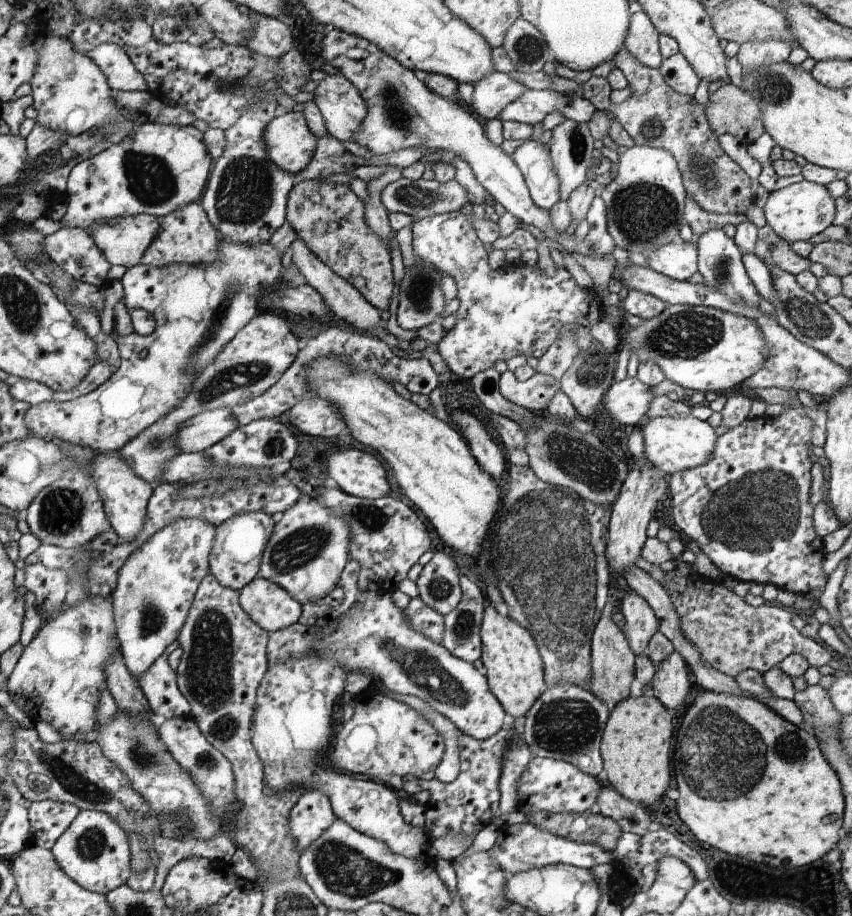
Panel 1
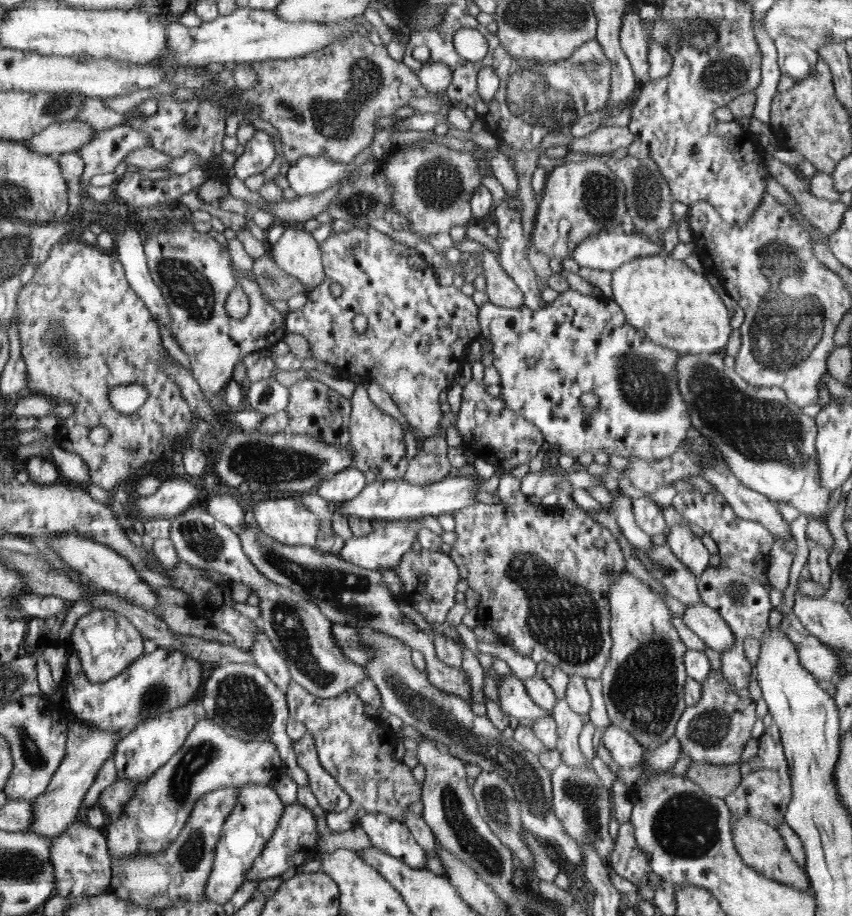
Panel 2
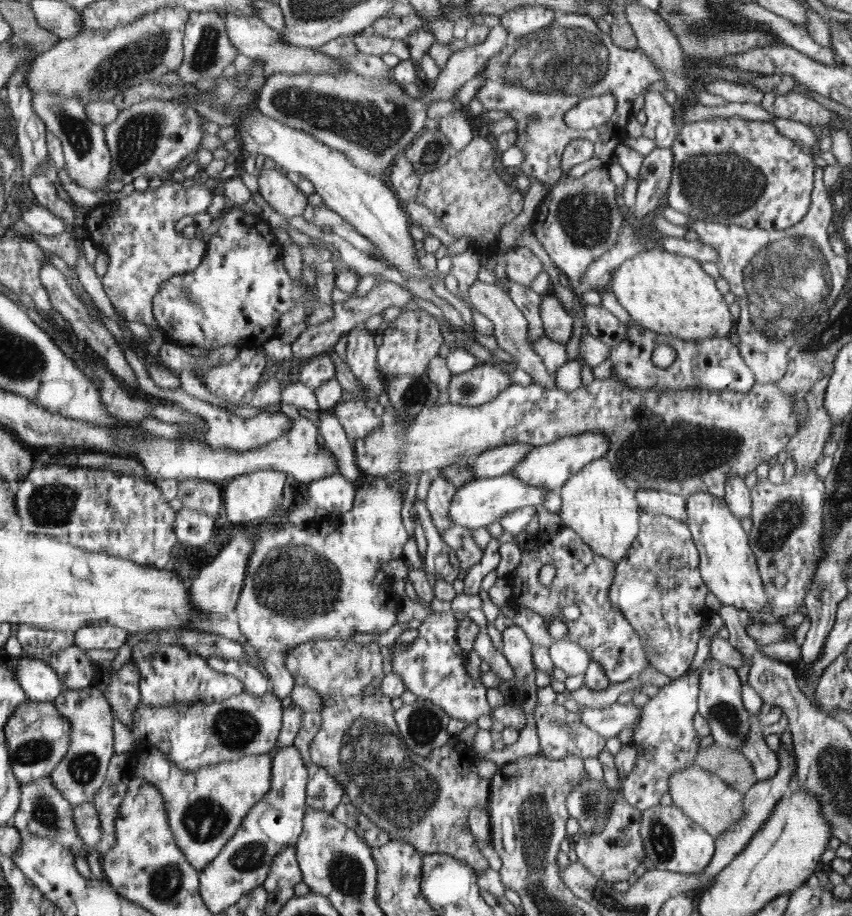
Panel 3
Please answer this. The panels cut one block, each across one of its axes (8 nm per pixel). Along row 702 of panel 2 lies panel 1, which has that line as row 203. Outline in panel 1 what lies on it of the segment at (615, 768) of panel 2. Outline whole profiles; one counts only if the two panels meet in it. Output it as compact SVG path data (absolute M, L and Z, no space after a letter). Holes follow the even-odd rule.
M601 196L593 198L586 219L591 224L586 239L591 242L593 251L600 256L610 255L615 248L615 242L608 230L606 205Z

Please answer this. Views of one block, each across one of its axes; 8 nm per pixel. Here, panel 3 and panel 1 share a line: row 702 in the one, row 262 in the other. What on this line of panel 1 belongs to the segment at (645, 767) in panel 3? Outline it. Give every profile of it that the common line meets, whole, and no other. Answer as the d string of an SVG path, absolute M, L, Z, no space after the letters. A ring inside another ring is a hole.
M690 241L669 242L646 258L649 267L670 278L687 281L698 270L698 245Z

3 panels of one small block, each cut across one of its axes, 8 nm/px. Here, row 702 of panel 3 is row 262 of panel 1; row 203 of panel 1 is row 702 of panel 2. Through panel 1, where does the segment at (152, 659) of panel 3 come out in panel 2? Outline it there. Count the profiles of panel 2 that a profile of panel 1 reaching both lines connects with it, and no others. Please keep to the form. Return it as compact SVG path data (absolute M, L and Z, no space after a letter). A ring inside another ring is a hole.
M196 696L182 708L176 708L176 710L162 714L156 719L146 720L136 730L121 737L117 742L117 750L114 750L112 756L117 765L117 780L126 778L130 782L143 783L156 774L161 767L164 767L181 750L190 731L196 726L194 710L198 699L199 696Z

